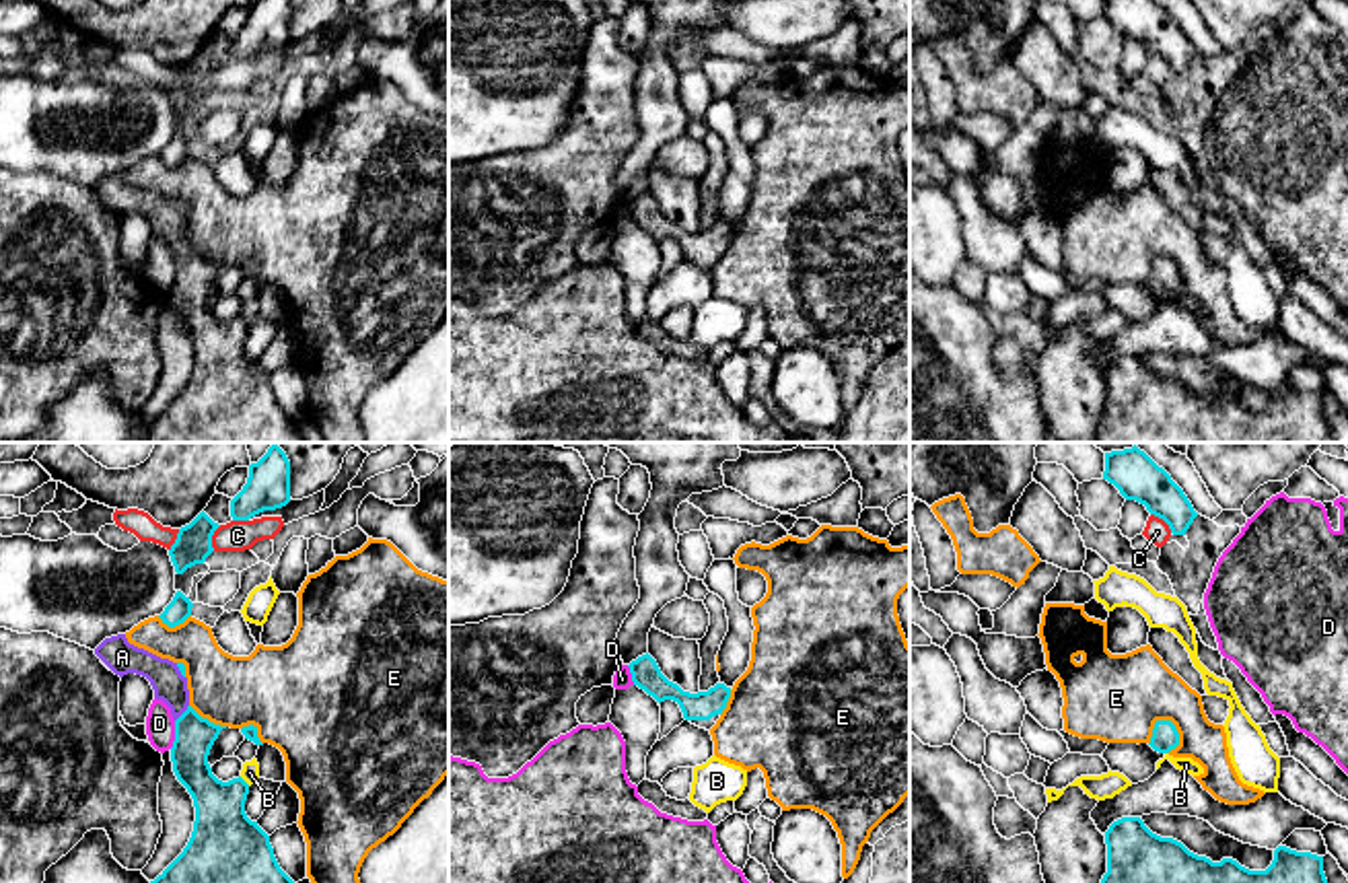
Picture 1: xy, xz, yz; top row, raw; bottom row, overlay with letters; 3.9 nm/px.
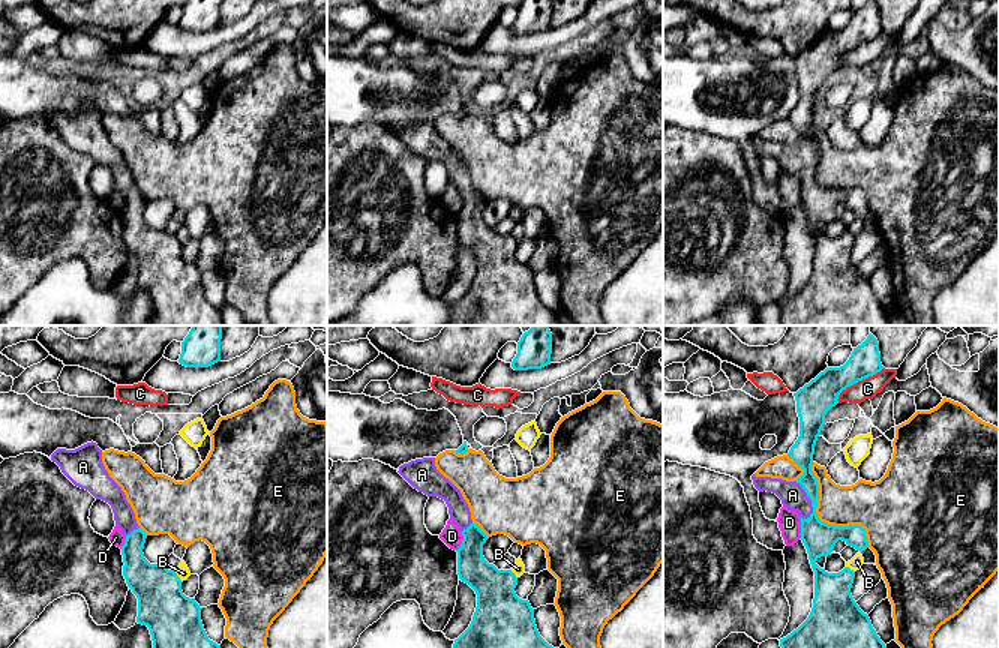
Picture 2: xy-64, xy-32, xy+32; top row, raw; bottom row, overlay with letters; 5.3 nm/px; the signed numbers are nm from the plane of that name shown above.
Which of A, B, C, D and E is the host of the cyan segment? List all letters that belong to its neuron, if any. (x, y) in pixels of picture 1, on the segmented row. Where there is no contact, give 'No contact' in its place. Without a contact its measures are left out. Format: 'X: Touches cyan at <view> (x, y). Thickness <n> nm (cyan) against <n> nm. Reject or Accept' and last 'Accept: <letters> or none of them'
A: Touches cyan at xy (184, 713). Thickness 160 nm (cyan) against 130 nm. Accept
B: Touches cyan at xy (243, 781). Thickness 260 nm (cyan) against 70 nm. Reject
C: Touches cyan at xy (210, 538). Thickness 140 nm (cyan) against 130 nm. Reject
D: Touches cyan at xy (175, 735). Thickness 160 nm (cyan) against 110 nm. Reject
E: Touches cyan at yz (1155, 723). Thickness 110 nm (cyan) against 340 nm. Reject
Accept: A

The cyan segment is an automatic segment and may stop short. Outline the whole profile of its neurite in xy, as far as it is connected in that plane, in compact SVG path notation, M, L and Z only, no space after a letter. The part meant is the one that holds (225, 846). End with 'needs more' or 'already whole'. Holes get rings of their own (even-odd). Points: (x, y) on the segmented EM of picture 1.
M126 634L105 638L95 655L119 677L146 677L175 720L173 772L193 799L196 821L183 852L150 883L294 883L280 869L270 836L245 813L249 784L212 774L208 755L226 727L189 706L185 665L130 644Z | needs more

